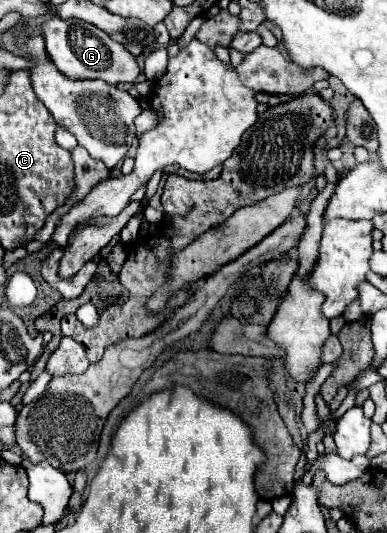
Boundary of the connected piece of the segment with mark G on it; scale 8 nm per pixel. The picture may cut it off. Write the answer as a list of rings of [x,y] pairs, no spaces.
[[[49,17],[43,27],[45,47],[55,63],[55,67],[69,79],[101,79],[109,85],[119,83],[135,83],[141,69],[135,57],[117,41],[111,41],[107,33],[95,29],[95,25],[87,25],[85,21],[59,21],[57,17]]]

